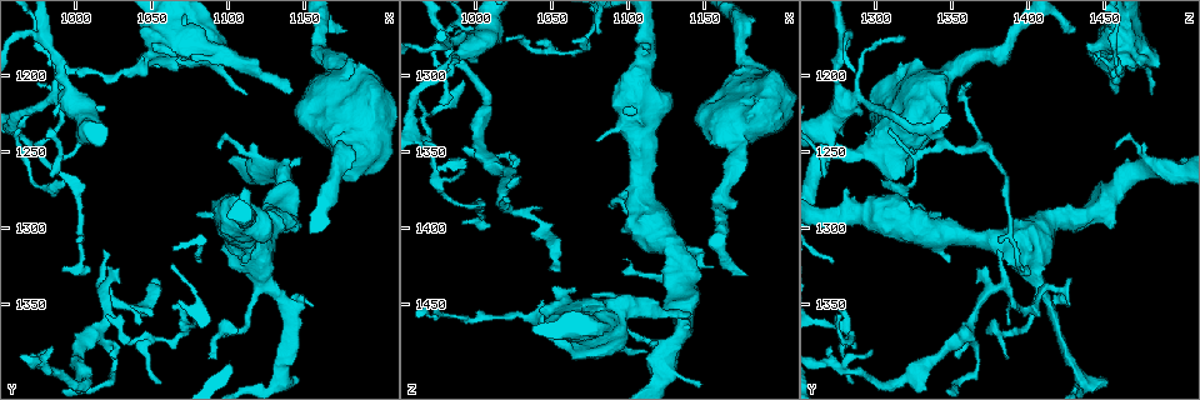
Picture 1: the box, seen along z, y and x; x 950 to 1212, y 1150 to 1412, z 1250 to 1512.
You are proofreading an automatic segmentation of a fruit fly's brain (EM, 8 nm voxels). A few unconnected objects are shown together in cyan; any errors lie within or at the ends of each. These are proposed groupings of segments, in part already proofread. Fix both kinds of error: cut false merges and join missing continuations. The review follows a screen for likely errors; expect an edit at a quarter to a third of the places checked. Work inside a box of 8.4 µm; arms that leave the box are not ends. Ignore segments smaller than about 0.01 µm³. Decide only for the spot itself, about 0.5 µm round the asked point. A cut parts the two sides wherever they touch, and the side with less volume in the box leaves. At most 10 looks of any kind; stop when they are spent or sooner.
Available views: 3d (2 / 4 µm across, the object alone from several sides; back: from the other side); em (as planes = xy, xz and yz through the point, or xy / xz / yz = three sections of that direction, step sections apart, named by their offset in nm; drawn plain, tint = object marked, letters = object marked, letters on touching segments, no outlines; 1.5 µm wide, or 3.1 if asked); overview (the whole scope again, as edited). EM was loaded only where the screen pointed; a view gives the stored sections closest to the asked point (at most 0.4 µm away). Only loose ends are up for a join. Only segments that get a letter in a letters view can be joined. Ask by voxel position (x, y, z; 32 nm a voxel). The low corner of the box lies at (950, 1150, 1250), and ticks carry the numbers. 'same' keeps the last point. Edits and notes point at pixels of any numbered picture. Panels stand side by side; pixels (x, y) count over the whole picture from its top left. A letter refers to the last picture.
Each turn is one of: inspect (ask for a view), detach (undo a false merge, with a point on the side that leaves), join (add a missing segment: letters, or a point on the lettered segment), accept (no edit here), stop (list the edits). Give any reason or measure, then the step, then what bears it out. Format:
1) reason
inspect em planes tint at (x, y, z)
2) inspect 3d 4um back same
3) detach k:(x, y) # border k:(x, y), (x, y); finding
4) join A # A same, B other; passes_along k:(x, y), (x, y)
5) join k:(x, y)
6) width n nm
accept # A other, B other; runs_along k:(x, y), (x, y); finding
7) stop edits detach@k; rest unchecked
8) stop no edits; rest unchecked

an open end
inspect em planes letters at (1094, 1248, 1456)

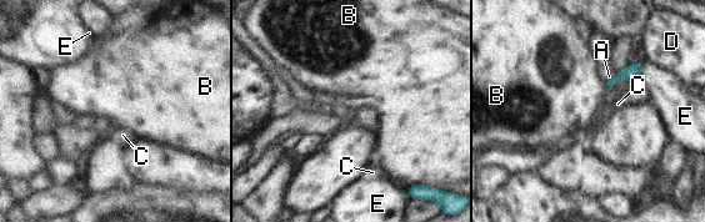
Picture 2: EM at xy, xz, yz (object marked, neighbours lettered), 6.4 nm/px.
accept # A other, B other, C other, D other, E other; border 2:(605, 82), (608, 90); none of them fits

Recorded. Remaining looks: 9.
abrupt turn
inspect 3d 4um at (1174, 1250, 1288)

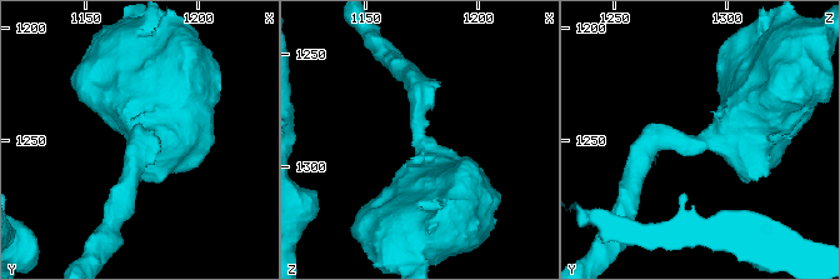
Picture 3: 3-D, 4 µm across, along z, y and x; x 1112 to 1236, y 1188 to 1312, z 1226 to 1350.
inspect em xz step 4 tint at (1174, 1250, 1290)

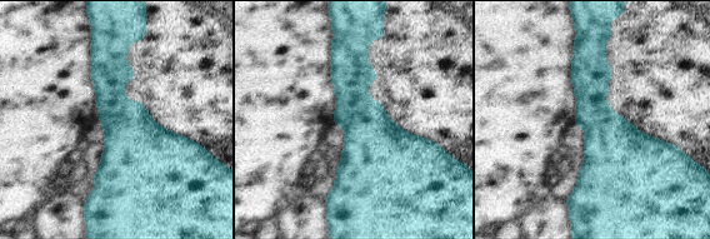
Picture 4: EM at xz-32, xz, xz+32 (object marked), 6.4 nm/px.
inspect em planes letters same

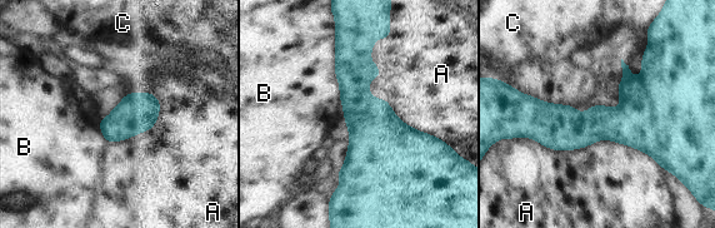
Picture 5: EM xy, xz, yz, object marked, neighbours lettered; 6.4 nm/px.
width 220 nm
accept # A other, B other, C other; one neuron here

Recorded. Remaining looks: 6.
sharp bend
inspect em xy step 8 tint at (1050, 1374, 1284)

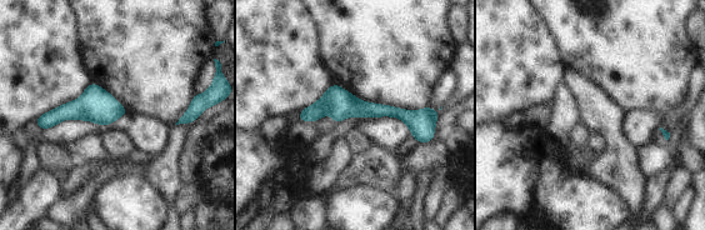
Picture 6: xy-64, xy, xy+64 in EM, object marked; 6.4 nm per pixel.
what lies round it
inspect em xy step 8 letters same

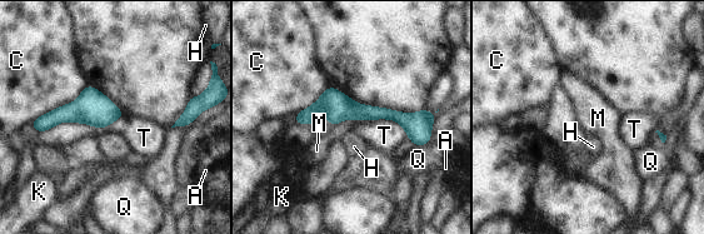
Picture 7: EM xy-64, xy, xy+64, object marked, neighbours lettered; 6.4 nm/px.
accept # A other, C other, H other, K other, M other, Q other, T other; runs_along 7:(298, 119), (353, 110), (427, 125); all the same neuron

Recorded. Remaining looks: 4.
sharp bend
inspect 3d 4um at (976, 1176, 1280)

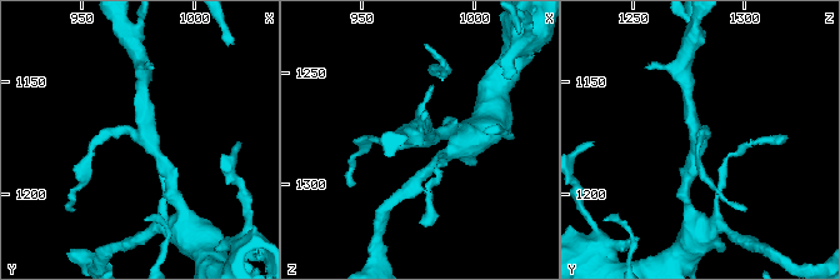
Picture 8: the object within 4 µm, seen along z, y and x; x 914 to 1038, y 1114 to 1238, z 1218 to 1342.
arms 3; need the tissue
inspect em planes tint at (978, 1174, 1278)

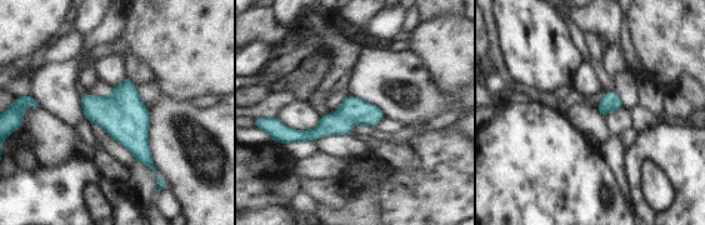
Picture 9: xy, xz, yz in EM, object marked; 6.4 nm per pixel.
inspect em planes letters same

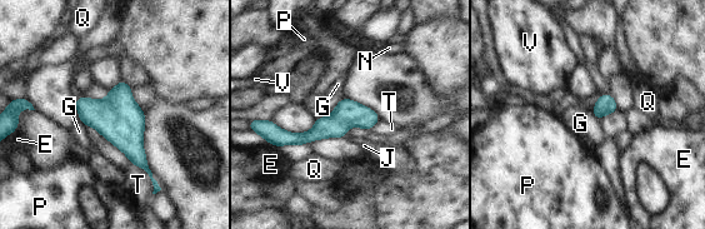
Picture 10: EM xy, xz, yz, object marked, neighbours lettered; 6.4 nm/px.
accept # E other, G other, J other, N other, P other, Q other, T other, V other; runs_along 10:(375, 118), (343, 118), (304, 138), (279, 134); continuous, no second neuron

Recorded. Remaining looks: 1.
stop no edits; rest unchecked

